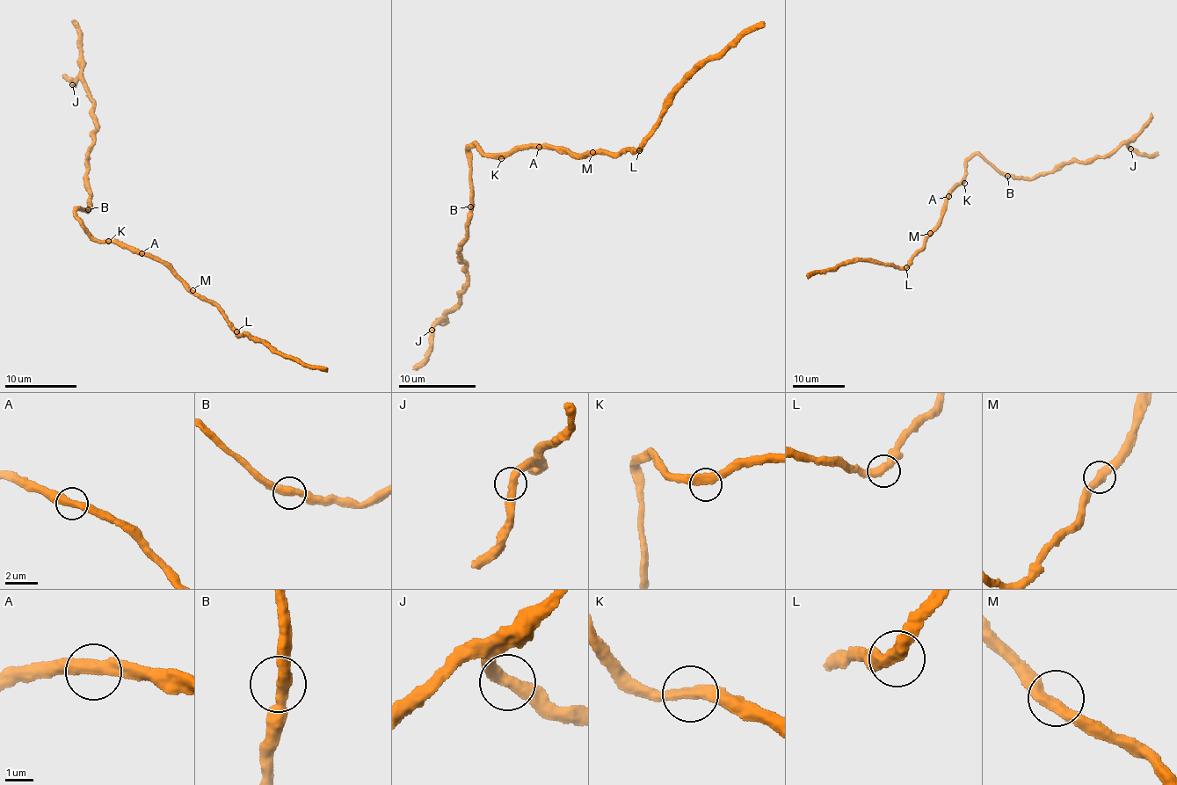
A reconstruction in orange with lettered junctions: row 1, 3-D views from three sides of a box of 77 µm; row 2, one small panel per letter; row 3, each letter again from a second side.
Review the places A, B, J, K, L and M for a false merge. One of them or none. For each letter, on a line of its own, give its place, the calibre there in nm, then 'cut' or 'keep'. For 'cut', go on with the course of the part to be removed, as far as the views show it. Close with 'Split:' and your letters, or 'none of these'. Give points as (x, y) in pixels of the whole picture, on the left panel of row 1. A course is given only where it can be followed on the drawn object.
A: (141, 253) | 440 nm | keep
B: (88, 209) | 440 nm | keep
J: (72, 84) | 440 nm | keep
K: (108, 241) | 440 nm | keep
L: (236, 331) | 440 nm | keep
M: (192, 290) | 420 nm | keep
Split: none of these

